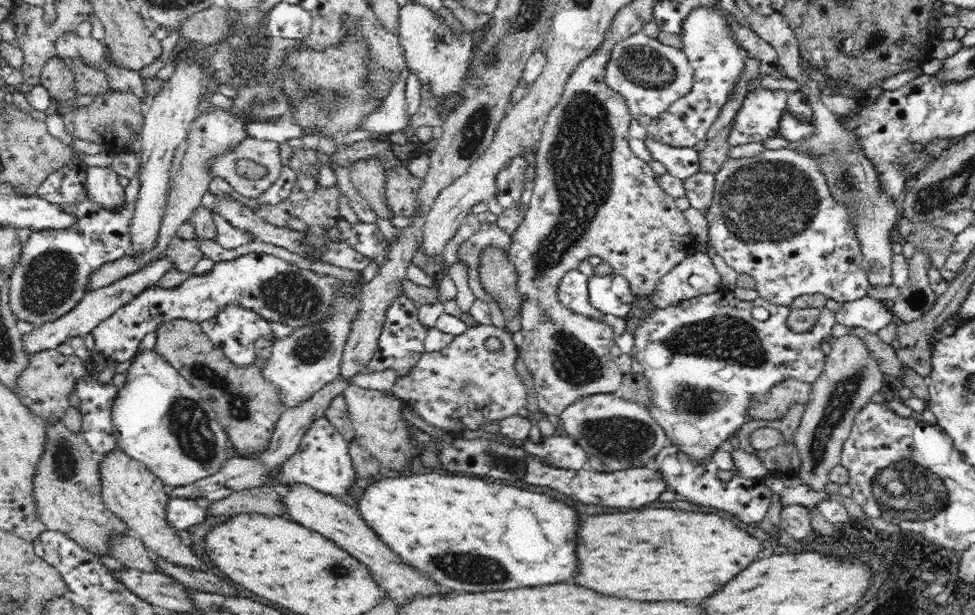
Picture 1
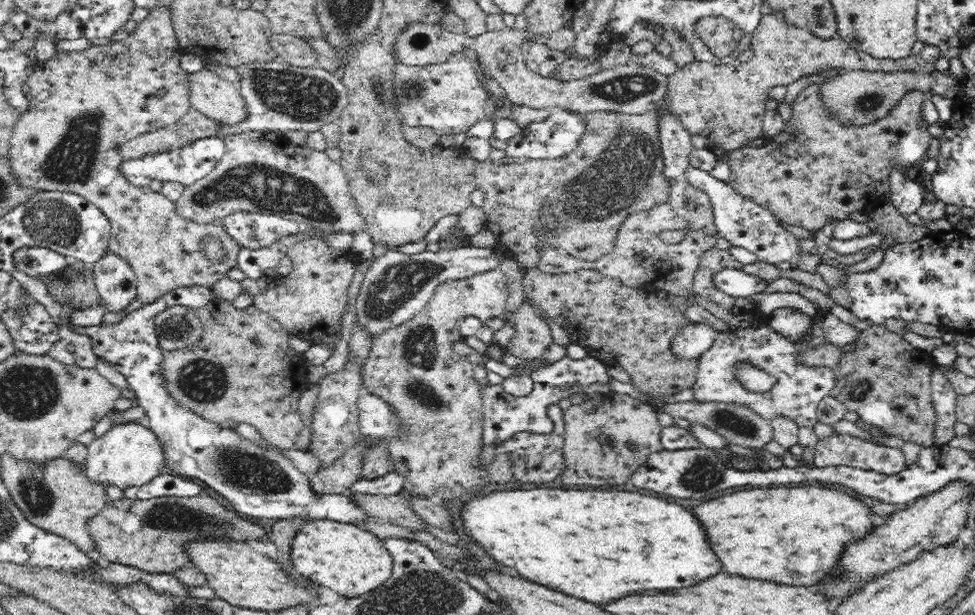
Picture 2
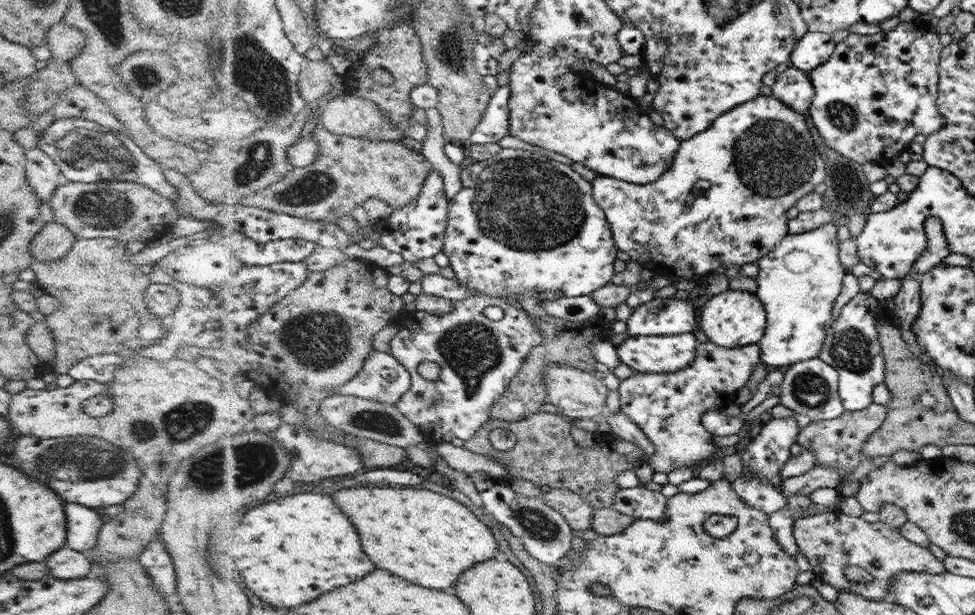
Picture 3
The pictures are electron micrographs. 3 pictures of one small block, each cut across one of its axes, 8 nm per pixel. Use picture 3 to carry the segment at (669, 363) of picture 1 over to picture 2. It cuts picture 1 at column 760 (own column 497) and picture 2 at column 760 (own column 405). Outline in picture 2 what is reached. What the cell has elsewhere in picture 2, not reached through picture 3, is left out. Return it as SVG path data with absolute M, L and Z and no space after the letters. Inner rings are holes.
M758 316L751 328L746 330L738 329L736 332L724 332L716 335L712 344L700 354L698 364L698 379L694 385L696 399L702 401L738 401L764 417L771 419L776 413L784 413L792 419L796 419L800 426L813 427L818 422L818 405L822 400L828 397L835 389L837 381L835 380L835 370L827 367L809 367L803 366L796 361L796 354L799 350L815 348L816 344L824 342L821 329L814 330L814 340L810 346L799 348L794 346L783 336L770 330L763 319ZM738 359L748 359L756 365L762 366L766 371L770 371L773 376L779 379L778 384L774 386L770 396L761 394L752 394L746 392L738 383L734 381L734 375L731 373L731 364Z

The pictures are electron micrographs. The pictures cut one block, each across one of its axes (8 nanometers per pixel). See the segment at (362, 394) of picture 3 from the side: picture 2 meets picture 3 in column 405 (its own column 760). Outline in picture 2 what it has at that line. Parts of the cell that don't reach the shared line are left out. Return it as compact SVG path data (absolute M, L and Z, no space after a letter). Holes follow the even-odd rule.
M748 359L735 360L731 364L731 373L734 375L734 381L746 392L758 393L762 396L770 396L774 386L779 382L770 371Z

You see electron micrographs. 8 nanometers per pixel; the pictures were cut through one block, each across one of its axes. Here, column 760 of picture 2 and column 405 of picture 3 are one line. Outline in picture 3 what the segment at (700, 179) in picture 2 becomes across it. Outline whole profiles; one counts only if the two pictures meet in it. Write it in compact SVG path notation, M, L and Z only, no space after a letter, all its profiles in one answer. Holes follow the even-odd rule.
M435 169L426 181L419 200L404 208L395 209L395 214L387 219L388 232L384 234L384 240L382 240L385 248L392 252L399 252L414 265L425 258L432 258L440 252L445 252L451 219L451 199L448 198L445 186L442 172Z

